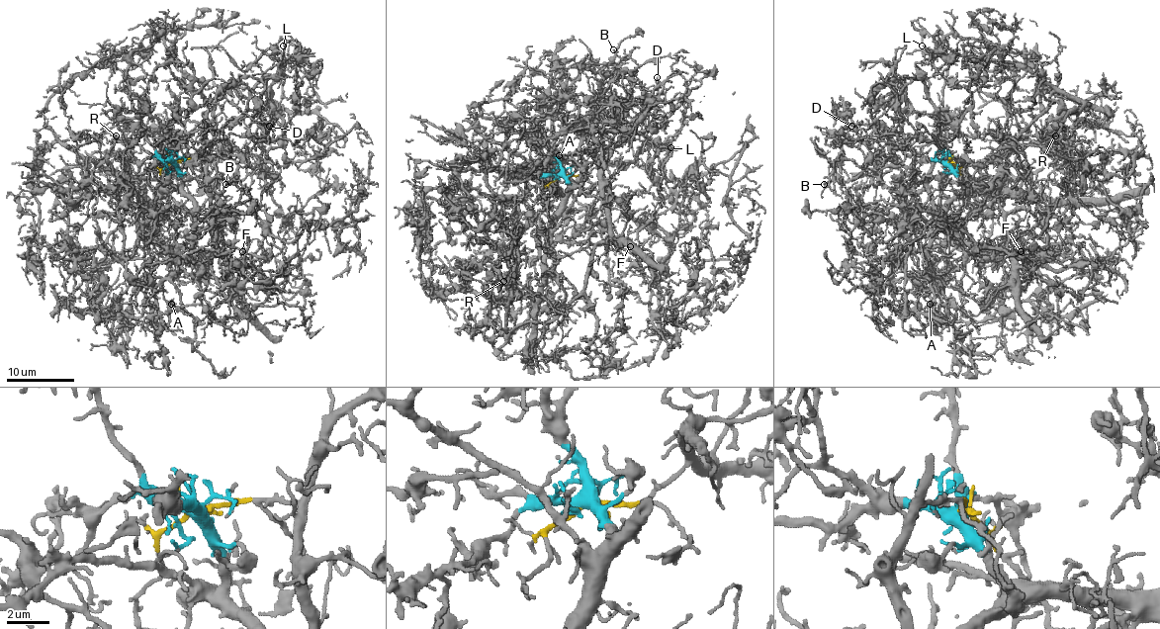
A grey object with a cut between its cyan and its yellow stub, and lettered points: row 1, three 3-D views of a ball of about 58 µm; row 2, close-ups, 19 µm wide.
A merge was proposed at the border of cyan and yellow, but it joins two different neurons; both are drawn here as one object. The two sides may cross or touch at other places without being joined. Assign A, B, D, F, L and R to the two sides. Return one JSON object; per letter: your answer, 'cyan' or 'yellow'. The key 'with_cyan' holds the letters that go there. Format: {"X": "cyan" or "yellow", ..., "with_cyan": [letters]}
{"A": "cyan", "B": "cyan", "D": "yellow", "F": "yellow", "L": "yellow", "R": "cyan", "with_cyan": ["A", "B", "R"]}

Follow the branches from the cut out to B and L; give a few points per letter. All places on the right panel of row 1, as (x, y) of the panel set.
B: (949, 160), (888, 165), (861, 140), (839, 138), (841, 153), (834, 174), (824, 184)
L: (951, 160), (937, 157), (937, 115), (918, 72), (918, 63), (926, 63), (930, 58), (930, 51), (923, 44)

